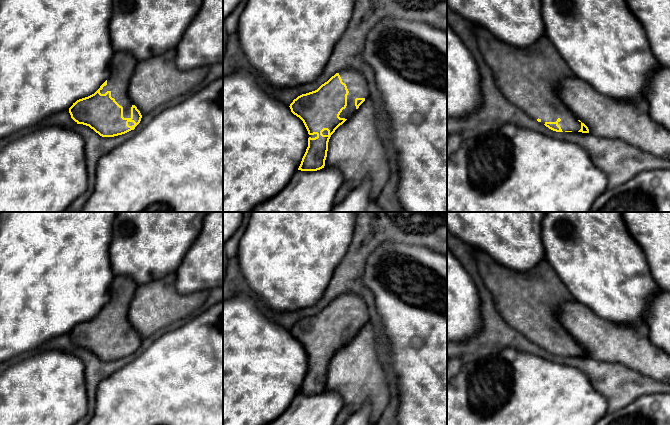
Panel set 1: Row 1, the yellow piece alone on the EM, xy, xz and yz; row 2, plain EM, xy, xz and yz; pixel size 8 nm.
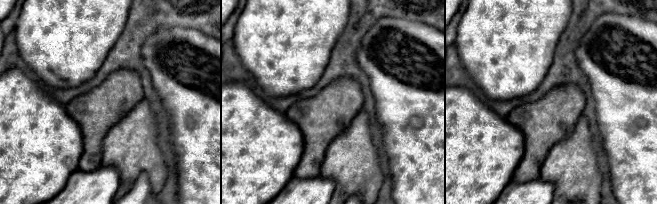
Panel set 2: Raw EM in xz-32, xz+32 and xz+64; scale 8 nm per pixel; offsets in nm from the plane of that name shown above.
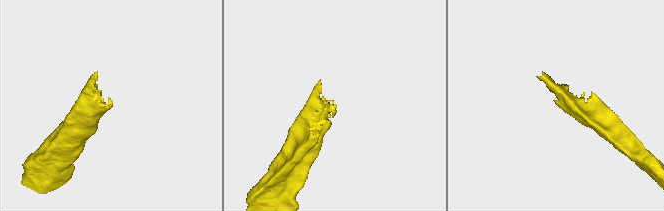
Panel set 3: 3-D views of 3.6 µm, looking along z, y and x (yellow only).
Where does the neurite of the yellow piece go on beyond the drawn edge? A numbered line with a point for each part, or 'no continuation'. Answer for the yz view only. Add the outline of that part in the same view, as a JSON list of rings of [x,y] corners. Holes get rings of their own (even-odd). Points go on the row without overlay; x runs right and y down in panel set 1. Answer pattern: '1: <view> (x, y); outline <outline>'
1: yz (529, 301); outline [[[473,251],[497,311],[512,328],[533,343],[539,342],[541,348],[560,342],[558,349],[563,356],[581,353],[581,346],[557,317],[559,308],[575,299],[546,258],[527,272],[517,272],[500,265],[484,251]]]

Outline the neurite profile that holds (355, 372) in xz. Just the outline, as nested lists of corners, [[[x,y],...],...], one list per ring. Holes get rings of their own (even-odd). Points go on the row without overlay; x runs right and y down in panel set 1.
[[[369,322],[365,323],[355,337],[331,359],[324,390],[338,393],[342,398],[343,408],[349,407],[353,413],[369,402],[372,409],[372,422],[378,422],[392,397],[387,369],[380,363],[380,354],[383,350],[378,347],[377,343],[378,338],[372,326]]]

